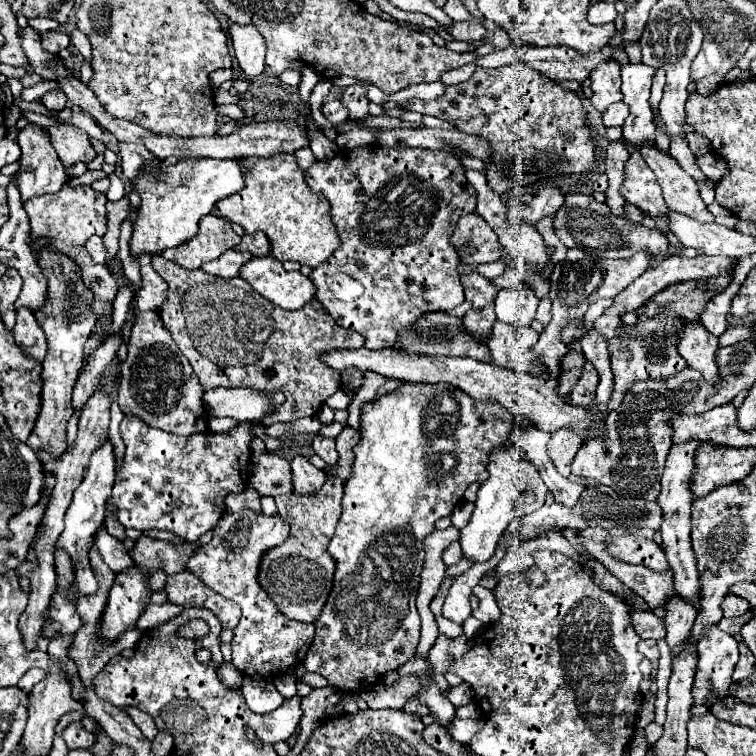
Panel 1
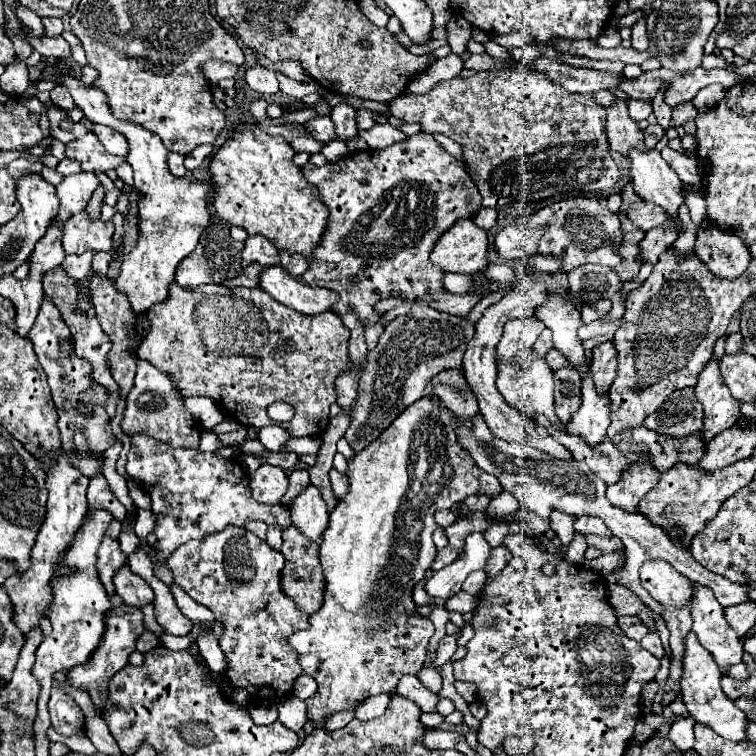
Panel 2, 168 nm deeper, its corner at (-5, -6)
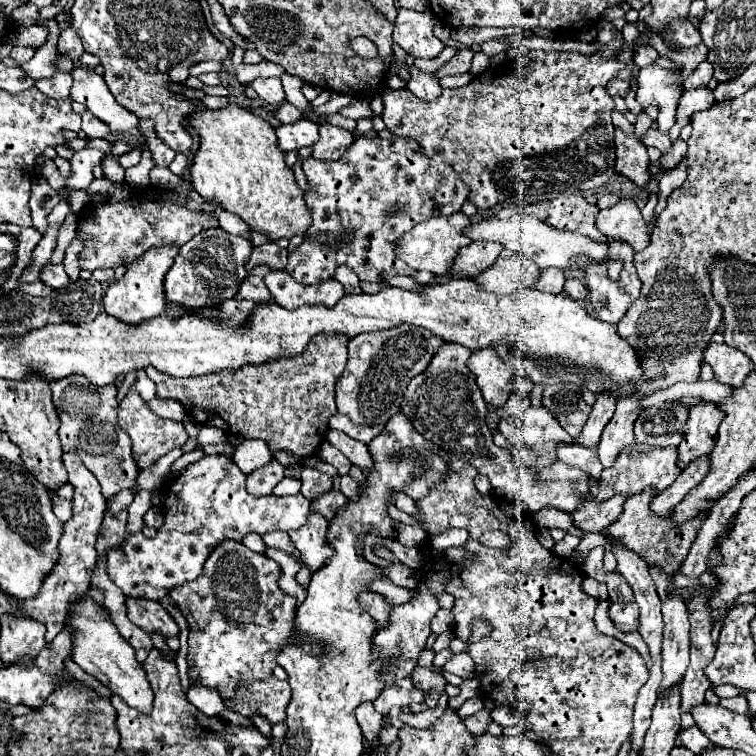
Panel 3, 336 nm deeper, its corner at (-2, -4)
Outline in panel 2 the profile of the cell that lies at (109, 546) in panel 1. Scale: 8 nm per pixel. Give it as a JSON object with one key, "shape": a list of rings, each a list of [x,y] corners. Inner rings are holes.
{"shape":[[[124,566],[116,572],[114,586],[116,586],[116,594],[128,606],[142,608],[142,606],[154,602],[154,592],[148,586],[148,582],[144,582],[140,576],[136,576],[128,566]]]}

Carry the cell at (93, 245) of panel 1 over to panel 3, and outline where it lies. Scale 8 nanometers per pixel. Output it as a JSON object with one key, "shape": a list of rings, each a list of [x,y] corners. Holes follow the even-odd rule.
{"shape":[[[49,264],[43,268],[43,274],[41,274],[41,282],[49,284],[51,288],[63,288],[67,286],[69,282],[69,276],[63,268],[63,264]]]}

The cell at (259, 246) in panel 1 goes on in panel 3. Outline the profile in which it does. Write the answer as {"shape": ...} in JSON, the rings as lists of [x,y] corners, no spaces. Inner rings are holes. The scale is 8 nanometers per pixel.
{"shape":[[[267,242],[263,246],[255,246],[251,256],[249,256],[249,260],[247,260],[247,264],[245,264],[245,268],[251,270],[257,264],[265,264],[269,268],[283,270],[287,266],[287,250],[277,246],[275,242]]]}

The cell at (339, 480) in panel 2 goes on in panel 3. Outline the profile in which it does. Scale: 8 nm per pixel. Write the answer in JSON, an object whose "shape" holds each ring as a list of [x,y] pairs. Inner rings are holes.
{"shape":[[[331,488],[331,490],[327,490],[321,498],[313,500],[313,502],[311,502],[311,508],[313,508],[315,512],[323,514],[327,520],[331,520],[331,516],[335,516],[335,512],[337,512],[345,502],[347,502],[347,496],[345,496],[341,490]]]}

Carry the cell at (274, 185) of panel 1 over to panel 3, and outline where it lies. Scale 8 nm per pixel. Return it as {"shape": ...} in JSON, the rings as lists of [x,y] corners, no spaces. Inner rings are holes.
{"shape":[[[227,106],[221,110],[195,112],[191,126],[201,136],[199,152],[191,164],[191,184],[205,200],[241,216],[253,232],[265,234],[273,242],[307,234],[307,228],[311,226],[311,210],[303,200],[303,190],[299,188],[293,170],[285,164],[285,152],[277,146],[275,128],[269,122],[241,106]]]}

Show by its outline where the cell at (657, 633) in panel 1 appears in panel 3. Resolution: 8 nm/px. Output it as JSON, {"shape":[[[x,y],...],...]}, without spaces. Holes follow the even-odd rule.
{"shape":[[[635,602],[629,604],[611,604],[609,608],[609,618],[613,620],[615,628],[621,632],[635,632],[639,626],[639,606]]]}

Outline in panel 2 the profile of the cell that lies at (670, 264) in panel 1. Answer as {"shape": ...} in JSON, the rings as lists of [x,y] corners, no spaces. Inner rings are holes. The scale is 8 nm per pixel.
{"shape":[[[612,342],[594,348],[592,356],[592,378],[598,394],[606,394],[616,378],[616,348]]]}

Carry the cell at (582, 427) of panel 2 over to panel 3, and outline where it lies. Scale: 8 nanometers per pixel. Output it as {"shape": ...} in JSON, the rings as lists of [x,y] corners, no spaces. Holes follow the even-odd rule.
{"shape":[[[571,442],[571,444],[557,444],[557,458],[563,460],[565,464],[577,466],[583,472],[587,472],[589,476],[599,478],[603,466],[599,462],[597,456],[597,448],[595,446],[583,446],[581,442]]]}

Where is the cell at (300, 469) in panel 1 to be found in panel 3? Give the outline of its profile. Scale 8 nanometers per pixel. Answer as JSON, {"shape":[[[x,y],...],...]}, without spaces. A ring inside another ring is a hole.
{"shape":[[[311,510],[307,522],[289,534],[295,548],[301,552],[301,560],[311,568],[311,572],[319,570],[319,566],[325,564],[327,556],[331,556],[331,546],[327,544],[325,538],[327,526],[329,526],[327,518]]]}

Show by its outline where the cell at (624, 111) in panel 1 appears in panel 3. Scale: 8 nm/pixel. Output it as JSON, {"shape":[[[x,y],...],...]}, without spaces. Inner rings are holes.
{"shape":[[[647,66],[639,72],[639,90],[637,90],[637,102],[647,106],[657,106],[659,116],[658,128],[669,131],[675,124],[675,108],[681,96],[681,80],[679,72],[665,70],[659,66]]]}

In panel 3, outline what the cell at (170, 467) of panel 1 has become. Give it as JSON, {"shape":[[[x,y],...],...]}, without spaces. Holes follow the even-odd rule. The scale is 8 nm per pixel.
{"shape":[[[205,456],[183,468],[179,476],[169,476],[163,488],[163,526],[153,540],[145,538],[142,532],[128,533],[125,542],[107,554],[109,578],[125,596],[161,600],[171,588],[201,574],[203,562],[215,544],[227,538],[241,540],[249,532],[289,532],[305,524],[309,504],[303,494],[255,498],[247,492],[245,481],[246,475],[225,456]]]}

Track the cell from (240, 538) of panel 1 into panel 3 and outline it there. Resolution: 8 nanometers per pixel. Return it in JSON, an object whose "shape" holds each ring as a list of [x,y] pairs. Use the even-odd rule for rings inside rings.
{"shape":[[[223,540],[211,550],[203,572],[195,580],[171,590],[171,598],[191,626],[187,656],[187,662],[191,664],[189,678],[199,680],[203,686],[215,688],[223,696],[227,708],[243,716],[263,714],[271,724],[285,720],[285,710],[291,700],[291,686],[275,678],[273,668],[277,666],[275,658],[291,632],[291,624],[297,612],[297,598],[285,594],[279,588],[279,578],[281,568],[277,562],[265,554],[249,550],[243,542]]]}

